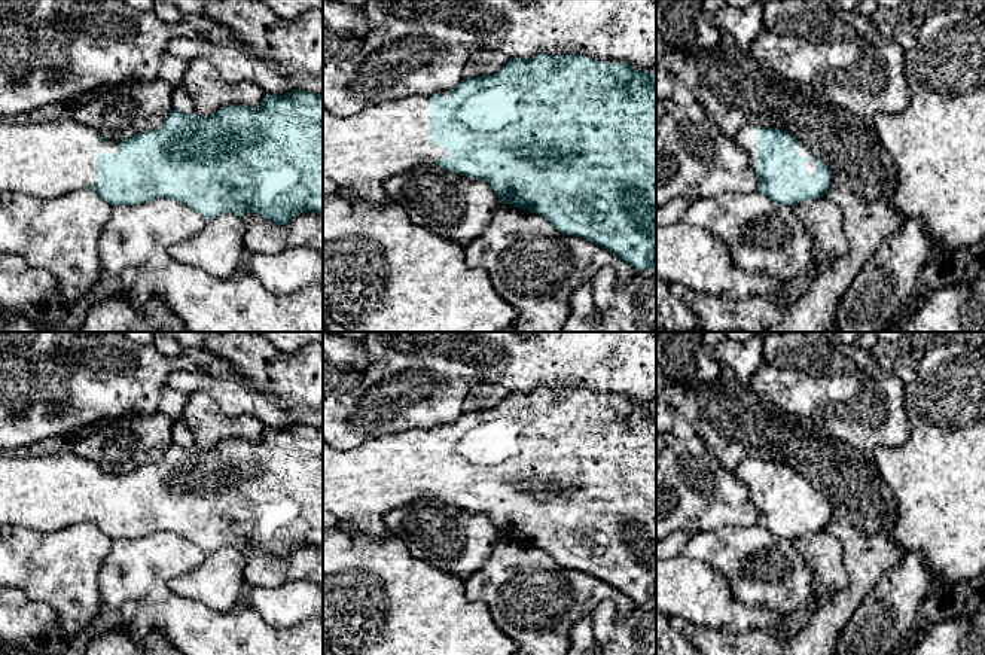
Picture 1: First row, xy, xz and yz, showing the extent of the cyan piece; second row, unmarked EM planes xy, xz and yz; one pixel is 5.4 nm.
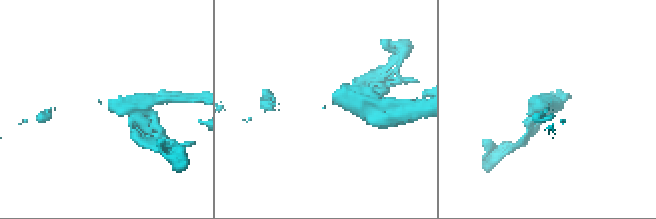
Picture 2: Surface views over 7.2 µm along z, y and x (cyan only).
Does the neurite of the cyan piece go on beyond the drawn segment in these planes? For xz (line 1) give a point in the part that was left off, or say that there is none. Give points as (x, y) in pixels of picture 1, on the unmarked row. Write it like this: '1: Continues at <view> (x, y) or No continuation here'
1: Continues at xz (360, 486)

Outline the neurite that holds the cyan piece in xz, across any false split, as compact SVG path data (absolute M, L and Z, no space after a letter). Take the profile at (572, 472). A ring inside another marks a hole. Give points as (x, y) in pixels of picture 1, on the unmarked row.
M536 387L530 393L510 392L497 406L463 412L452 424L433 430L411 429L402 433L366 439L353 450L335 450L323 441L323 511L336 518L339 531L368 534L379 539L387 534L384 517L418 499L437 499L469 512L487 514L501 537L543 549L561 567L591 575L635 604L656 600L656 408L640 405L626 396L603 396L583 389Z

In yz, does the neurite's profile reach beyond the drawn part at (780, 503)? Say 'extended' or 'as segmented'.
extended

